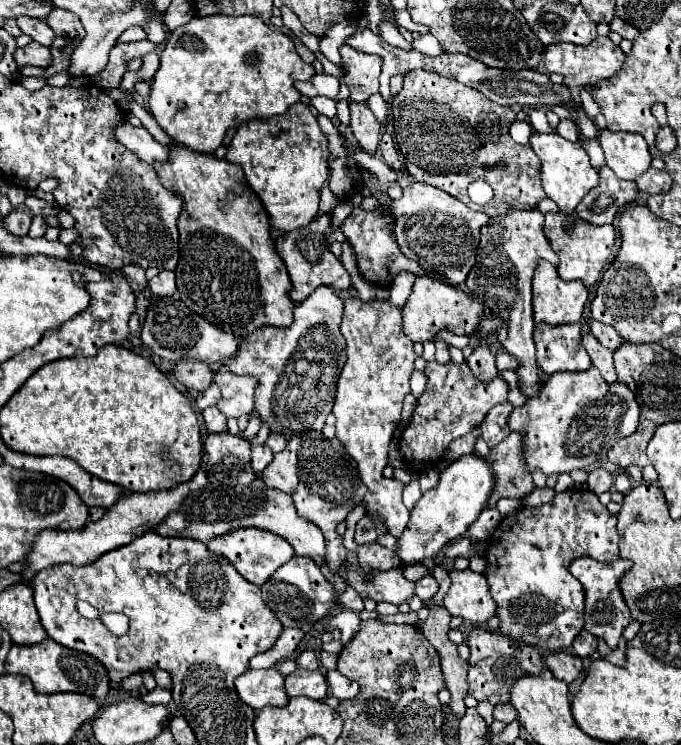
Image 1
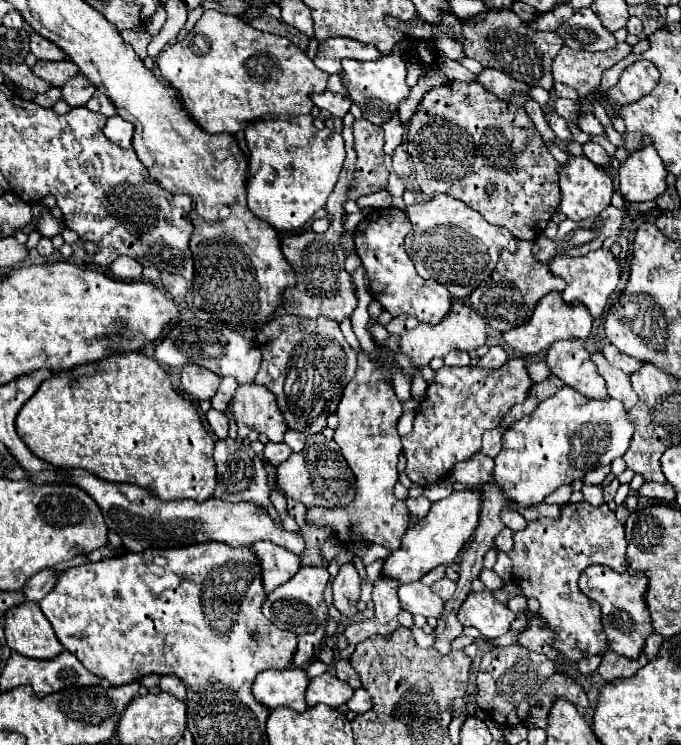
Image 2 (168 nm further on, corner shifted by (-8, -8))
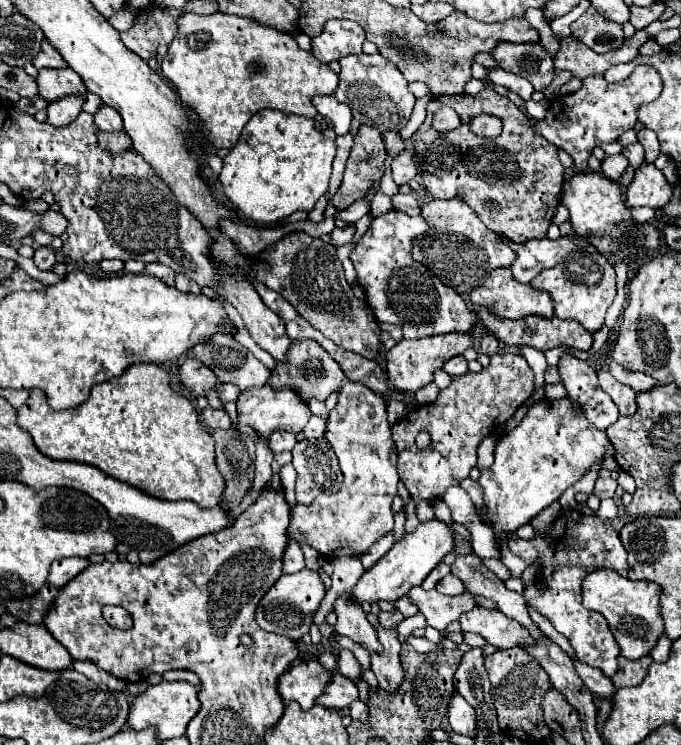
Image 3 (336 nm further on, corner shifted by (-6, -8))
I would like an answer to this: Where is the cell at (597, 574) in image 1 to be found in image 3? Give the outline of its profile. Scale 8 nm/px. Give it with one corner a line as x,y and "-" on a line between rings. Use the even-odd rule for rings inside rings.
596,568
582,582
584,606
600,612
608,620
608,626
620,646
620,654
628,660
646,656
662,636
662,618
658,618
660,592
662,590
654,582
636,582
610,568

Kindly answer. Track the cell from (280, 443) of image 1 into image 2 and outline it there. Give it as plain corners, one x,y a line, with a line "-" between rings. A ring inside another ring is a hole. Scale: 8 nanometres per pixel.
288,430
286,436
284,436
284,442
294,450
294,452
300,452
304,448
304,432
296,432
296,430

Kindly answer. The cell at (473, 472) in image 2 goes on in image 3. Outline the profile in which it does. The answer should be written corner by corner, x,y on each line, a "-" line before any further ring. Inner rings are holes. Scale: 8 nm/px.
488,436
488,440
484,440
480,446
478,446
478,468
484,470
490,466
490,462
494,460
494,446
496,446
496,440

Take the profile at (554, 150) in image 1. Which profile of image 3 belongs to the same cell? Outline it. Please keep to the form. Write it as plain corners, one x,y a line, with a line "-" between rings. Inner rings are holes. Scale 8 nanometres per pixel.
578,172
572,178
564,180
562,206
566,206
570,212
570,224
574,226
574,232
590,232
590,244
594,244
610,264
616,264
620,260
626,262
628,276
632,278
638,270
638,264
644,264
650,260
650,256
662,250
662,234
652,226
634,228
630,220
630,208
622,200
624,196
618,182
602,176
600,172

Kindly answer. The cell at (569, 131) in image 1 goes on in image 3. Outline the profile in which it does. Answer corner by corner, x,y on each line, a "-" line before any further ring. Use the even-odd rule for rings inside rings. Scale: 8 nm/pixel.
622,154
606,156
602,160
602,174
608,176
610,180
618,180
622,176
622,172
626,170
626,166
628,166
628,160

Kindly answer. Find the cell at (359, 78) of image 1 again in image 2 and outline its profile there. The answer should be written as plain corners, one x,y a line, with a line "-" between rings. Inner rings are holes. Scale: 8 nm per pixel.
398,54
382,56
380,60
372,60
372,62
344,60
342,70
344,70
344,86
346,86
352,102
358,104
362,108
364,118
374,124
382,126
384,122
388,122
392,118
392,114
398,110
400,102
408,98
410,88
404,82
406,64
404,64
404,60
400,60

